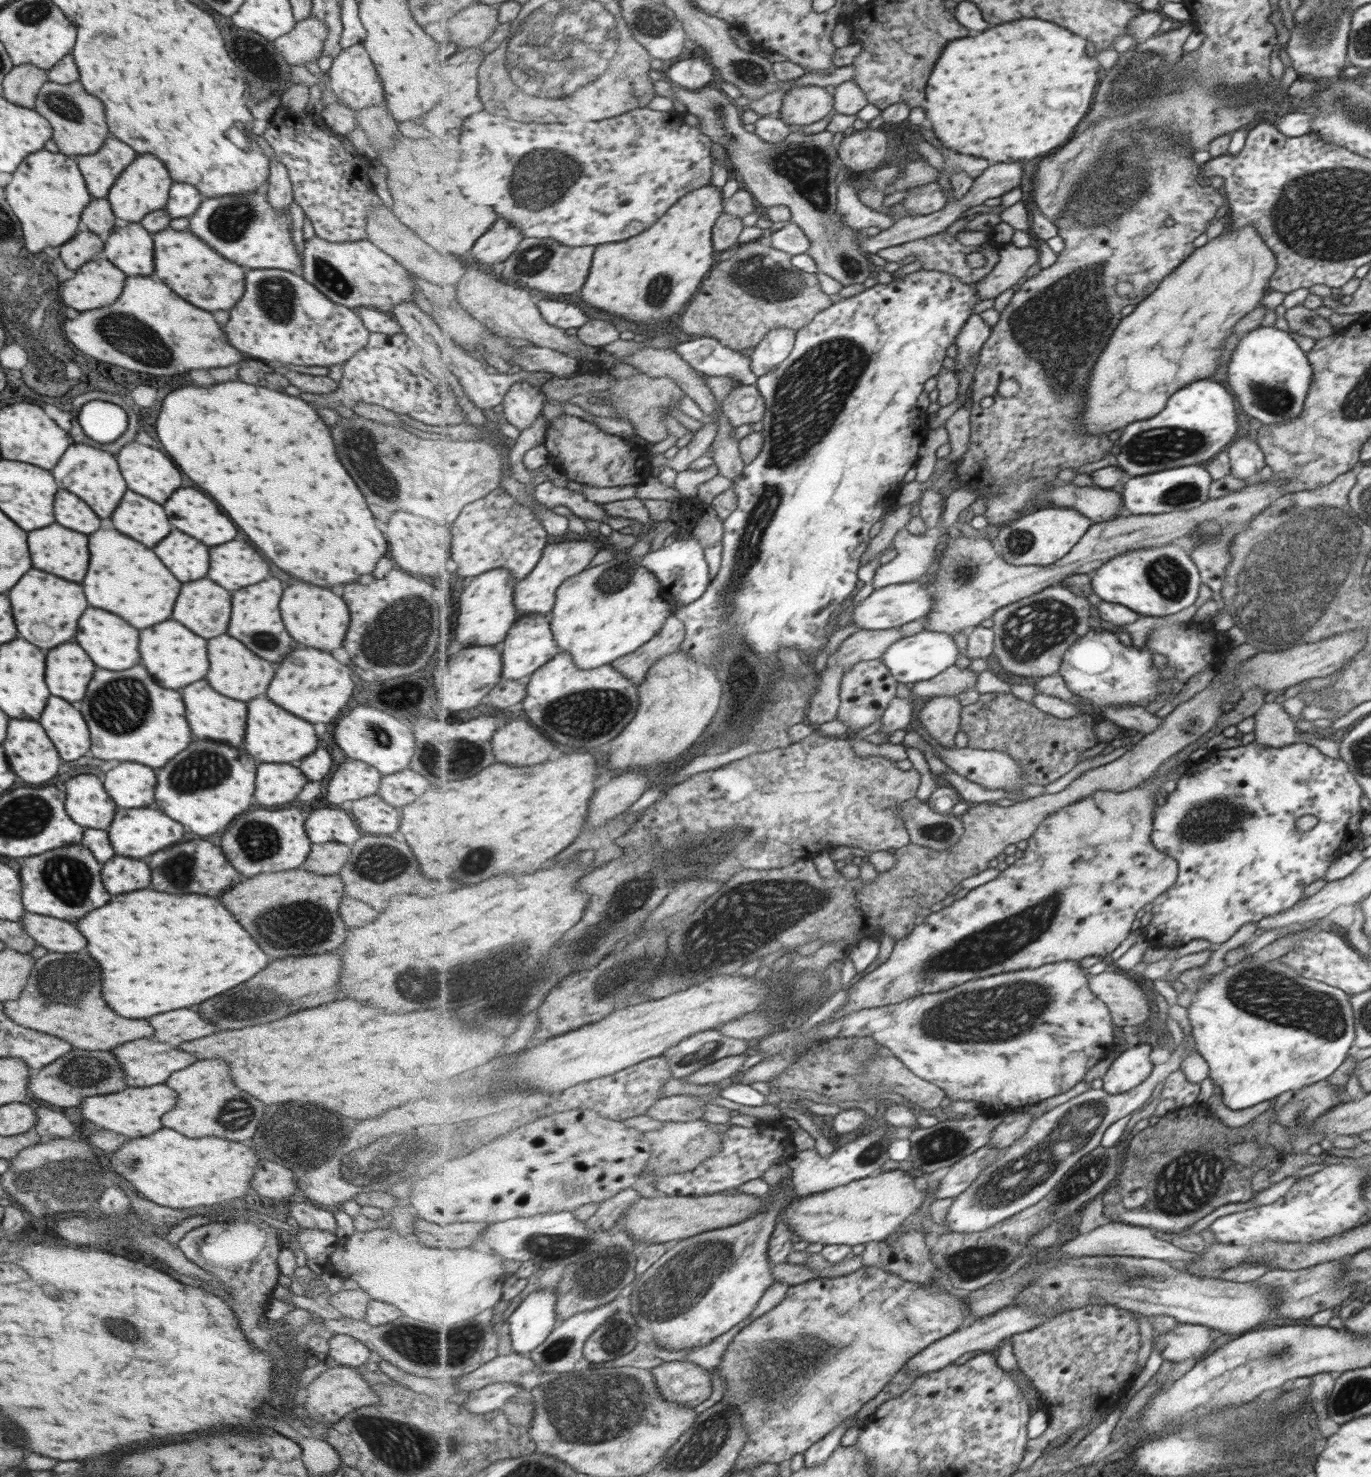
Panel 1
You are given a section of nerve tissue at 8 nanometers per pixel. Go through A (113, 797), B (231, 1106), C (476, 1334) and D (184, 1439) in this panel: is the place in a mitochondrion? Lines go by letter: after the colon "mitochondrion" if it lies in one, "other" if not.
A: other
B: mitochondrion
C: mitochondrion
D: other

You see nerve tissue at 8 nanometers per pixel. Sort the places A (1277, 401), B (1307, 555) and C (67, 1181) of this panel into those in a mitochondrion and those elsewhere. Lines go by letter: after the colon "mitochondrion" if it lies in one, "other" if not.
A: mitochondrion
B: mitochondrion
C: mitochondrion

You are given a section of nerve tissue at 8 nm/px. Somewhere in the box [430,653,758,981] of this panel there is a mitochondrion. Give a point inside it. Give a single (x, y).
(569, 717)

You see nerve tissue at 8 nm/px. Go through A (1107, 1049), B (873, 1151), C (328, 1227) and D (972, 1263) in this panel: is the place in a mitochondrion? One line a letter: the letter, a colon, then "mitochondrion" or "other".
A: other
B: mitochondrion
C: other
D: mitochondrion

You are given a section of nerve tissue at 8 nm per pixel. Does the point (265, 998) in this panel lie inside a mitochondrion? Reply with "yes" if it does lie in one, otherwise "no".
yes

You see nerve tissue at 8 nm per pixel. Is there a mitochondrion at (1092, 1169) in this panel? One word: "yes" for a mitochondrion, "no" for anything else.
yes

